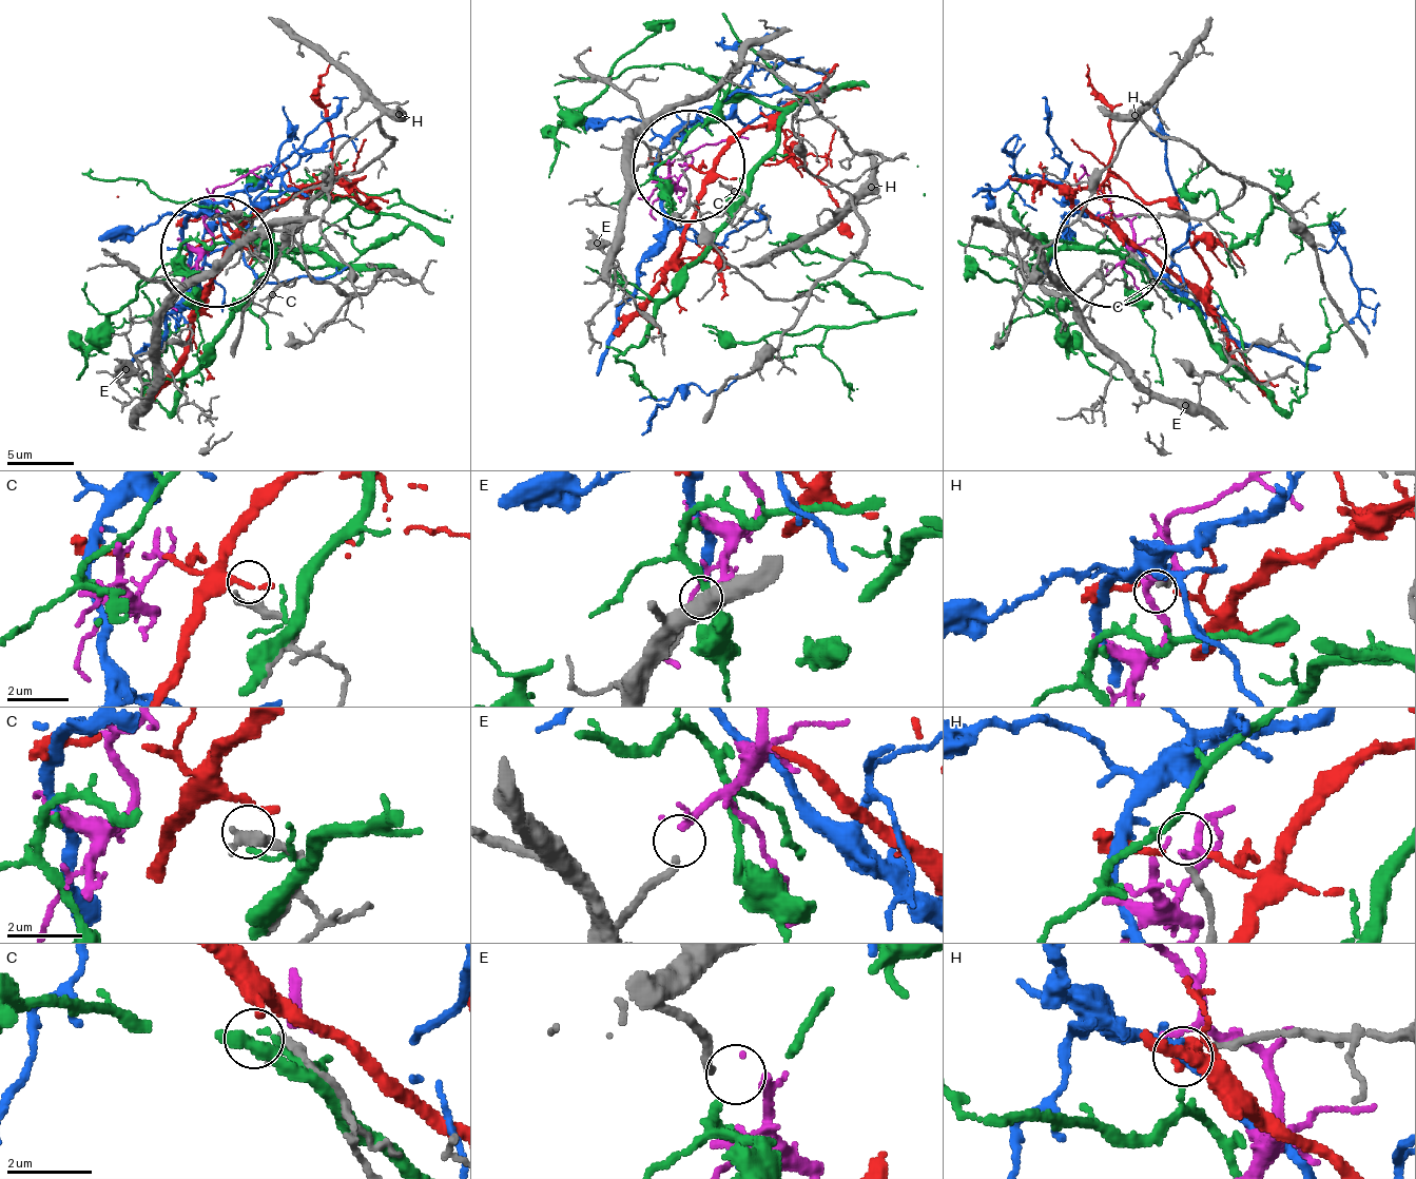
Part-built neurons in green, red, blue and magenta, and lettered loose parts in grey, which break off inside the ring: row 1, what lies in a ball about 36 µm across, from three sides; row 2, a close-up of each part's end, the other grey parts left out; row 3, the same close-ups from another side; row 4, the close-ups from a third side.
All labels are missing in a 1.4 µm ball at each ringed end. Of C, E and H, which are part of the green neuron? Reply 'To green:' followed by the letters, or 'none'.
To green: none

